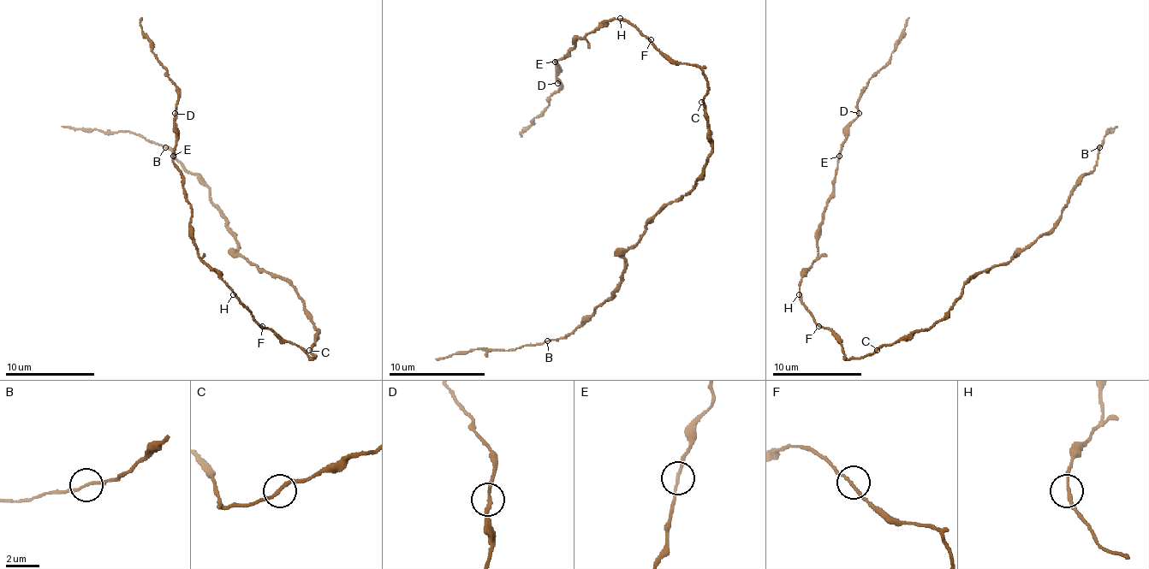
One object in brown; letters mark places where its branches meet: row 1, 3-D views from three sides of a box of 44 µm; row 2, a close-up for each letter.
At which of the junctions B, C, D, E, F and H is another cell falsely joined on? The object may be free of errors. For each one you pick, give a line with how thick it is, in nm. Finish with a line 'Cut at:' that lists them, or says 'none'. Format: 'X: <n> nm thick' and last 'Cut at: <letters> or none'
B: 170 nm thick
Cut at: B

